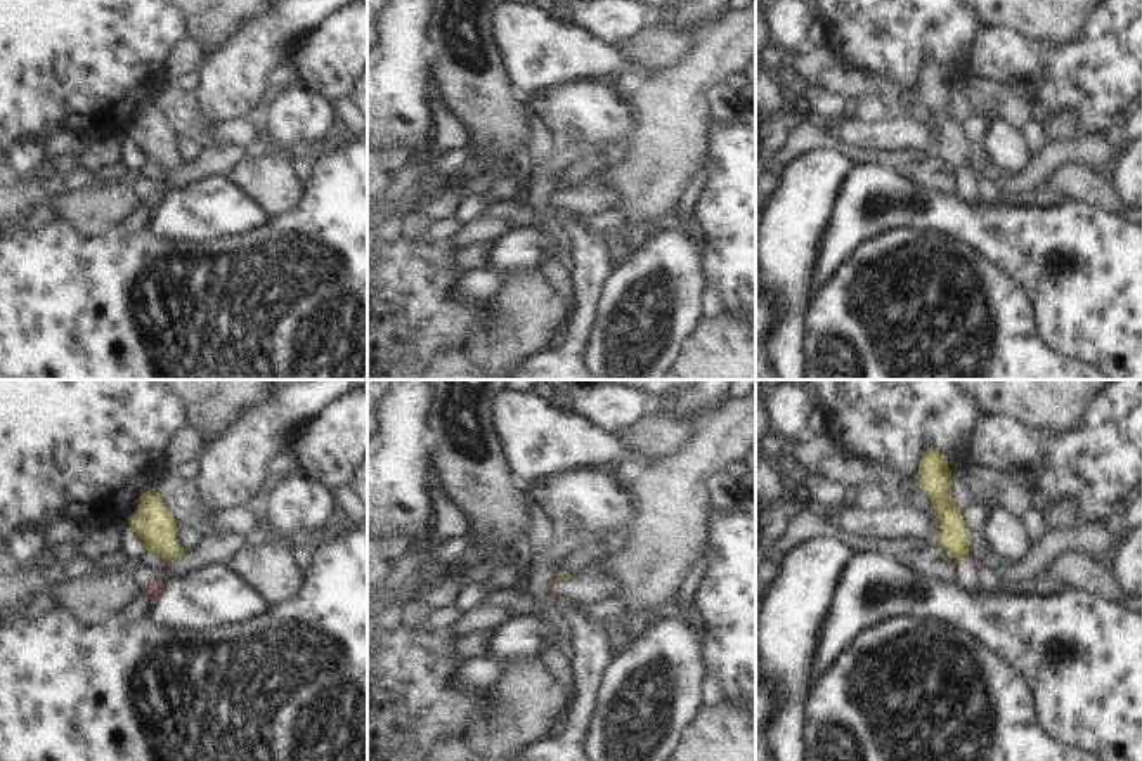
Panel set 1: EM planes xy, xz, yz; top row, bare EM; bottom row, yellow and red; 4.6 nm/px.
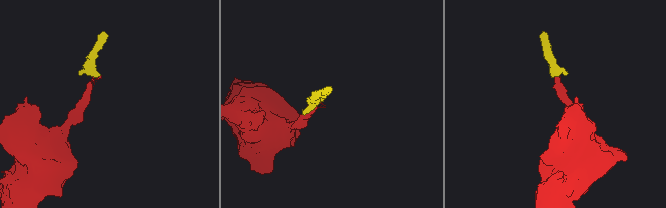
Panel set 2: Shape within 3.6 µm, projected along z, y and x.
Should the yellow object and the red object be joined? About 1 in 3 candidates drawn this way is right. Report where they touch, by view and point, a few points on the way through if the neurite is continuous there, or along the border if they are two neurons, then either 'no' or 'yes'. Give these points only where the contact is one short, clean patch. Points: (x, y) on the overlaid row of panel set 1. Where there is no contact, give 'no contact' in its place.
contact yz (959, 555); border yz (962, 555), (955, 559); no

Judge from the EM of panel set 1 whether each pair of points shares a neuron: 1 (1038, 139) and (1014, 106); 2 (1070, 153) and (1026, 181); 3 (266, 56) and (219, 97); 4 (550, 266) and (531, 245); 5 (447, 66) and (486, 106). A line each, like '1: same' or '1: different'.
1: different
2: same
3: same
4: different
5: same

